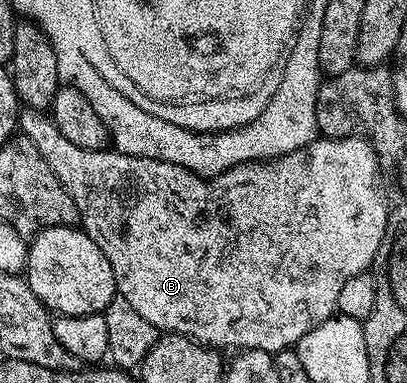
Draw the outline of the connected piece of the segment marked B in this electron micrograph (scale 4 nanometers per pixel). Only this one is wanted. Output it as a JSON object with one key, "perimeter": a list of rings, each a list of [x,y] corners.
{"perimeter":[[[20,109],[17,119],[17,130],[20,135],[29,140],[33,140],[33,144],[37,144],[37,152],[41,152],[41,156],[45,156],[45,164],[49,164],[49,168],[53,168],[53,176],[57,176],[57,180],[61,180],[61,184],[65,188],[65,192],[69,192],[69,196],[73,200],[73,204],[79,213],[78,225],[87,233],[89,240],[93,240],[93,244],[97,244],[97,248],[101,248],[101,252],[105,252],[105,260],[109,260],[109,268],[113,268],[113,280],[118,297],[129,300],[129,304],[133,304],[133,309],[145,316],[145,320],[149,320],[149,324],[153,324],[156,330],[166,332],[168,334],[184,334],[186,338],[190,338],[208,348],[224,348],[223,346],[235,346],[239,350],[264,350],[273,356],[278,354],[280,350],[290,350],[296,346],[301,340],[301,336],[305,336],[305,332],[309,332],[317,324],[321,324],[326,318],[332,317],[337,311],[337,296],[341,292],[341,287],[345,284],[345,280],[349,280],[349,276],[357,276],[358,274],[366,274],[372,269],[377,252],[381,248],[381,240],[385,236],[385,228],[387,227],[387,216],[389,213],[389,205],[383,199],[383,190],[379,187],[379,158],[375,155],[375,150],[370,146],[366,137],[350,137],[350,138],[324,138],[316,137],[315,141],[310,142],[305,148],[301,148],[297,152],[289,152],[280,158],[273,158],[270,162],[243,162],[240,166],[229,168],[225,172],[215,175],[213,178],[202,178],[199,174],[189,172],[185,168],[181,168],[177,164],[169,164],[162,162],[156,158],[138,158],[137,156],[129,156],[121,154],[114,148],[104,148],[102,150],[90,150],[89,148],[77,148],[77,144],[72,144],[69,140],[65,140],[65,136],[61,136],[61,132],[55,126],[54,118],[48,116],[42,110]]]}

